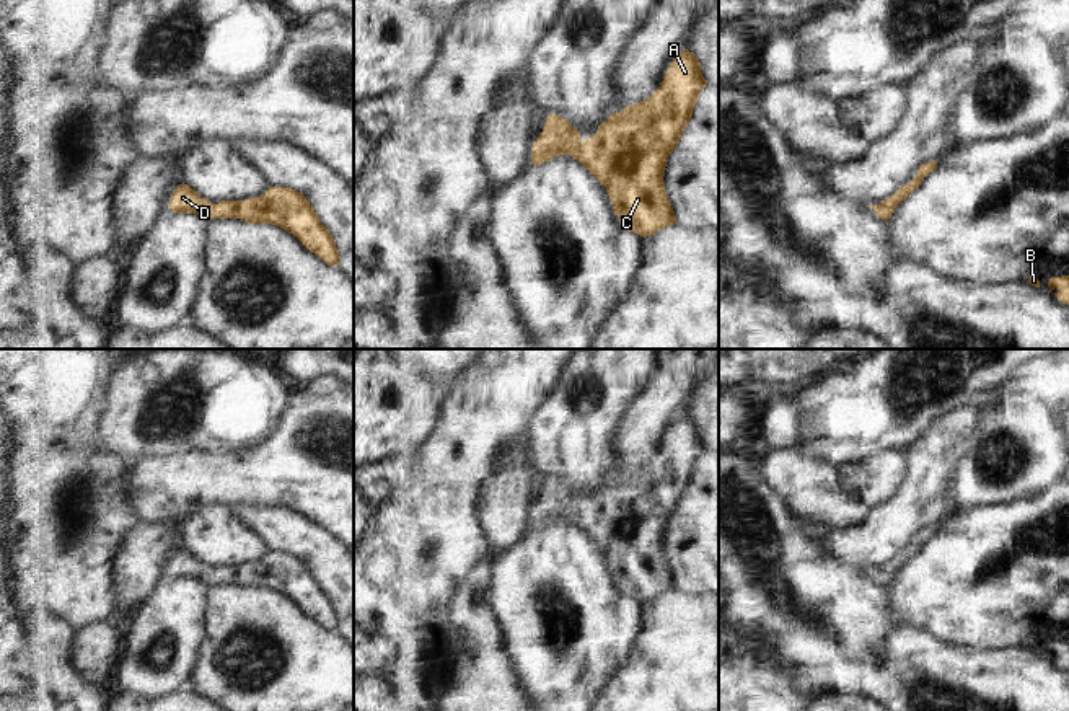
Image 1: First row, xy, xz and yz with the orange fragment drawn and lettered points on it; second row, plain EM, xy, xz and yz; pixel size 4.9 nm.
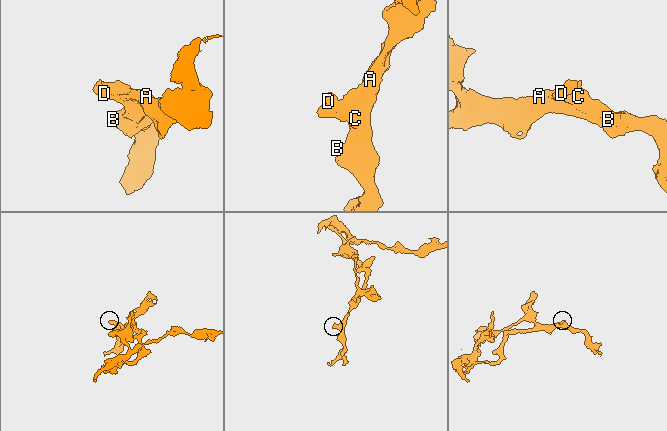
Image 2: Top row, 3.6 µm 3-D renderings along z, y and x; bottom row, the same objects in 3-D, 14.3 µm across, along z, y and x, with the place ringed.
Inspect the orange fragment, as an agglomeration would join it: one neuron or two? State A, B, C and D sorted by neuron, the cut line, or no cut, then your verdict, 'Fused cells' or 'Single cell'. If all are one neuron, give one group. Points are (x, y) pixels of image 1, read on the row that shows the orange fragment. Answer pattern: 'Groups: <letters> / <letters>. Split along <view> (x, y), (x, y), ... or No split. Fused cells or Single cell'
Groups: A B C D. No split. Single cell

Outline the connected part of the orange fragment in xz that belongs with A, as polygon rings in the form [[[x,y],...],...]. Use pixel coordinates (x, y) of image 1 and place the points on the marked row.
[[[684,49],[652,96],[613,113],[583,142],[570,122],[549,114],[533,144],[531,165],[570,155],[606,188],[619,225],[652,236],[676,223],[663,173],[704,86],[707,82],[697,59]]]

